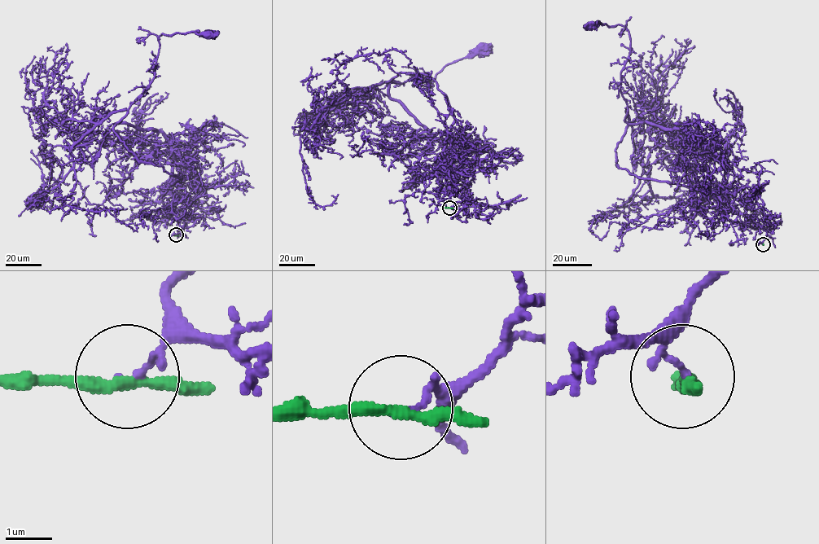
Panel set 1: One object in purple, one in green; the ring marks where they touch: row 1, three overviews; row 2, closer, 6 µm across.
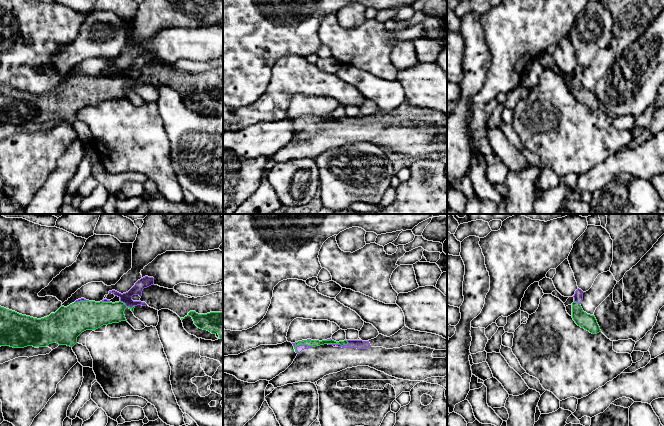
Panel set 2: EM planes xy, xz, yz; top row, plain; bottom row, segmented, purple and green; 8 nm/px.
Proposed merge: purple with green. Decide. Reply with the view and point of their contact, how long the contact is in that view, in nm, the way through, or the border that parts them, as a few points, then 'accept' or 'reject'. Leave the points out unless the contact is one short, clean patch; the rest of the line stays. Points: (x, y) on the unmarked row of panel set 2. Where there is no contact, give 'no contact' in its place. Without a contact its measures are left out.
meets purple in xz at (303, 121); contact 150 nm long; accept

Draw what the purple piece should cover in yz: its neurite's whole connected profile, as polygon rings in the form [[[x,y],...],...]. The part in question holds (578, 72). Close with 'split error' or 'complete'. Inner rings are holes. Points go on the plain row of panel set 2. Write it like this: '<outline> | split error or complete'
[[[579,64],[575,67],[573,72],[574,78],[572,79],[572,94],[581,104],[584,104],[592,110],[597,110],[601,108],[601,106],[595,92],[584,88],[580,81],[583,76],[583,69]]] | split error

